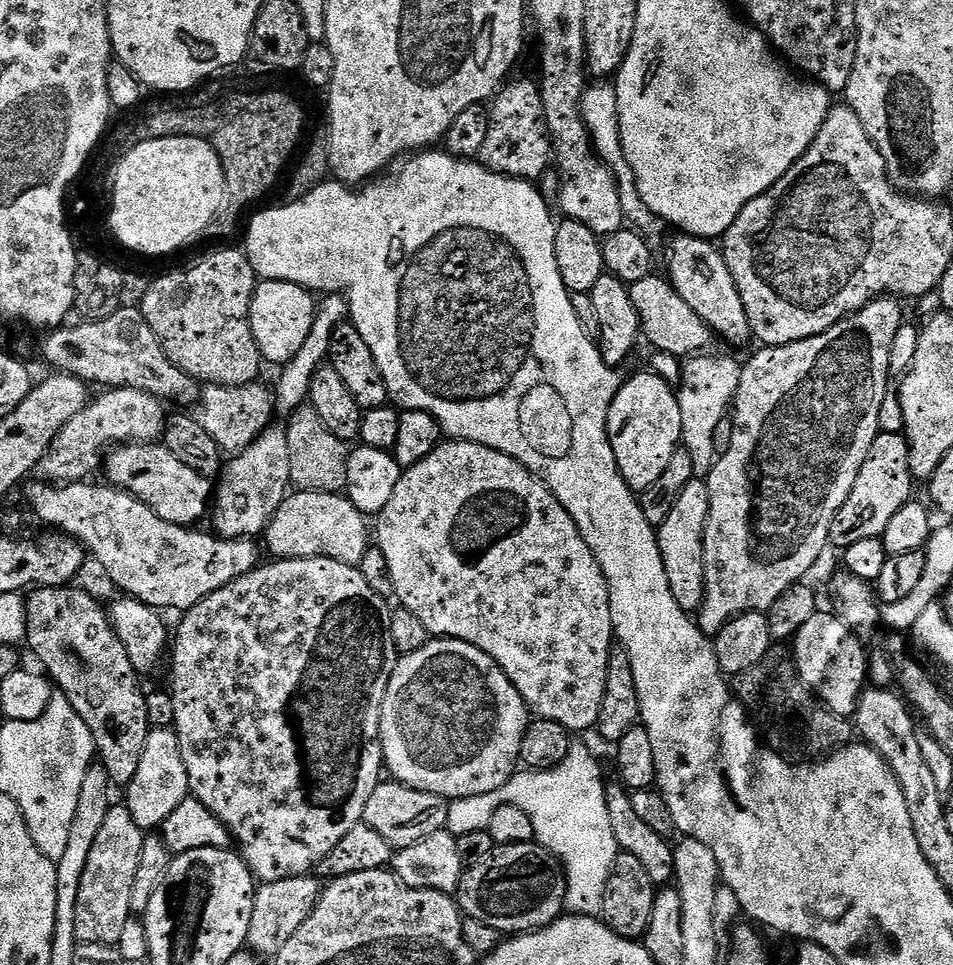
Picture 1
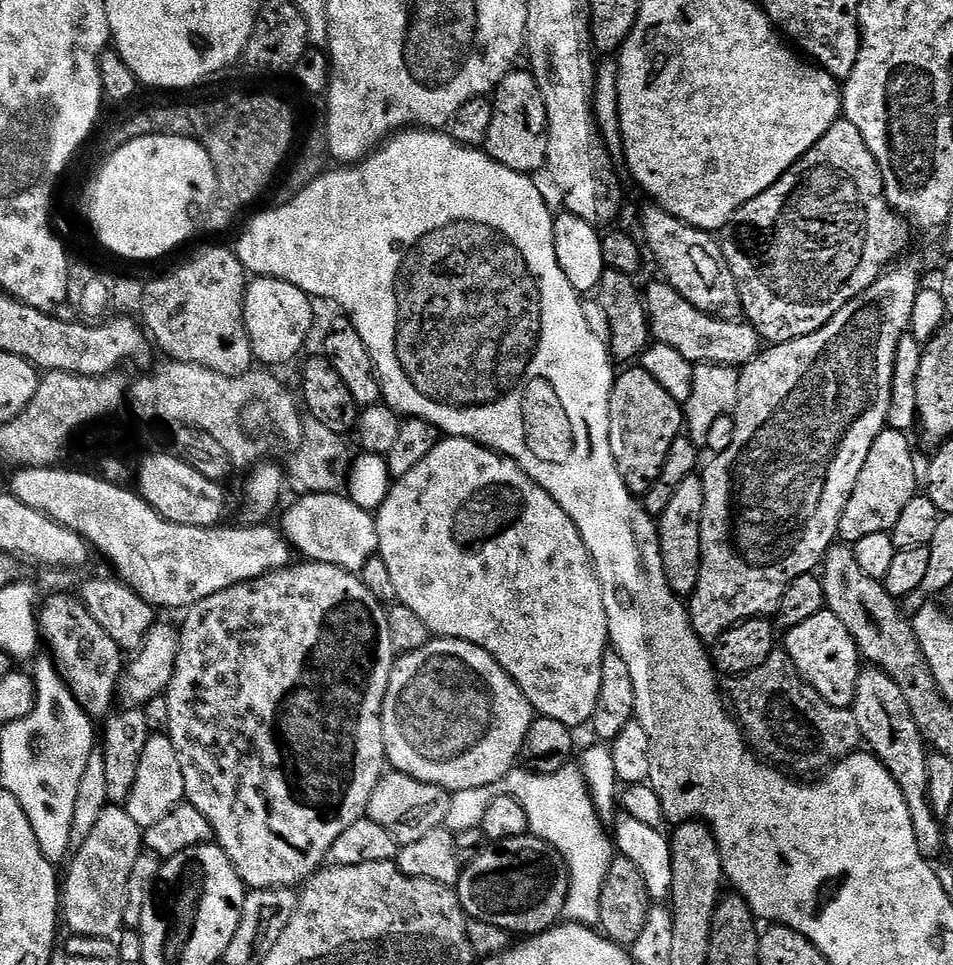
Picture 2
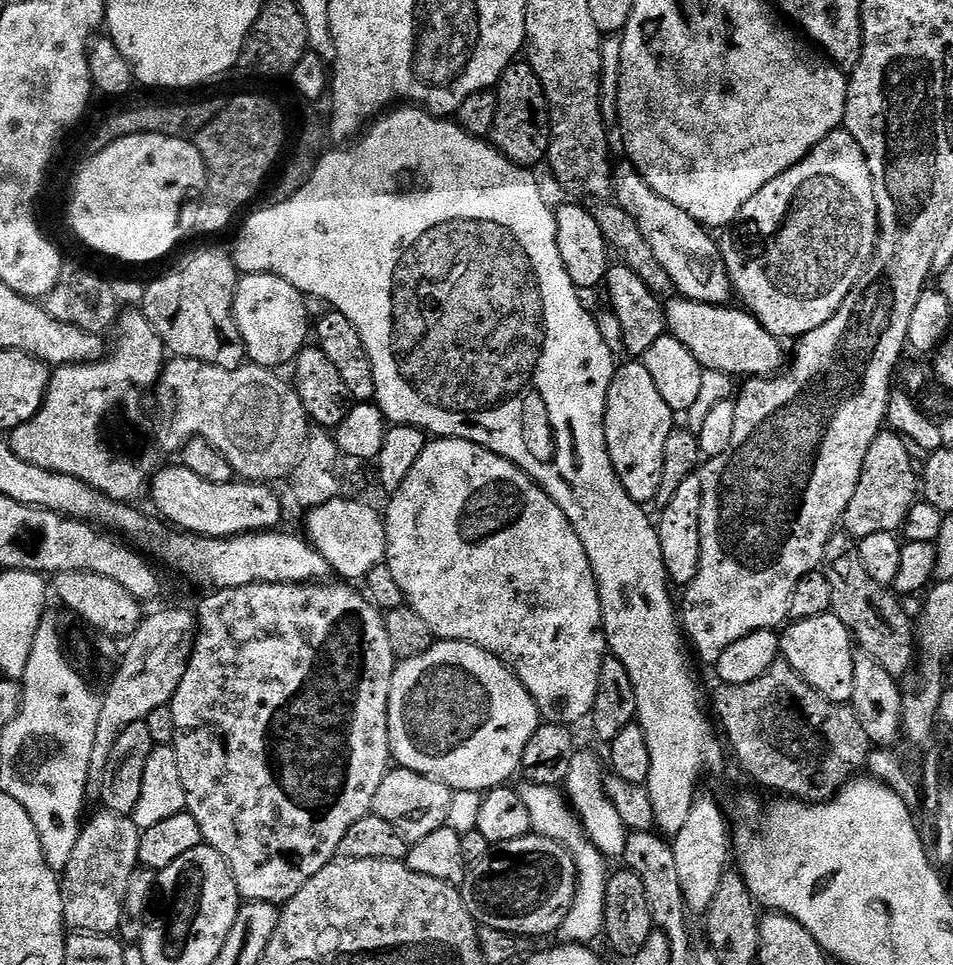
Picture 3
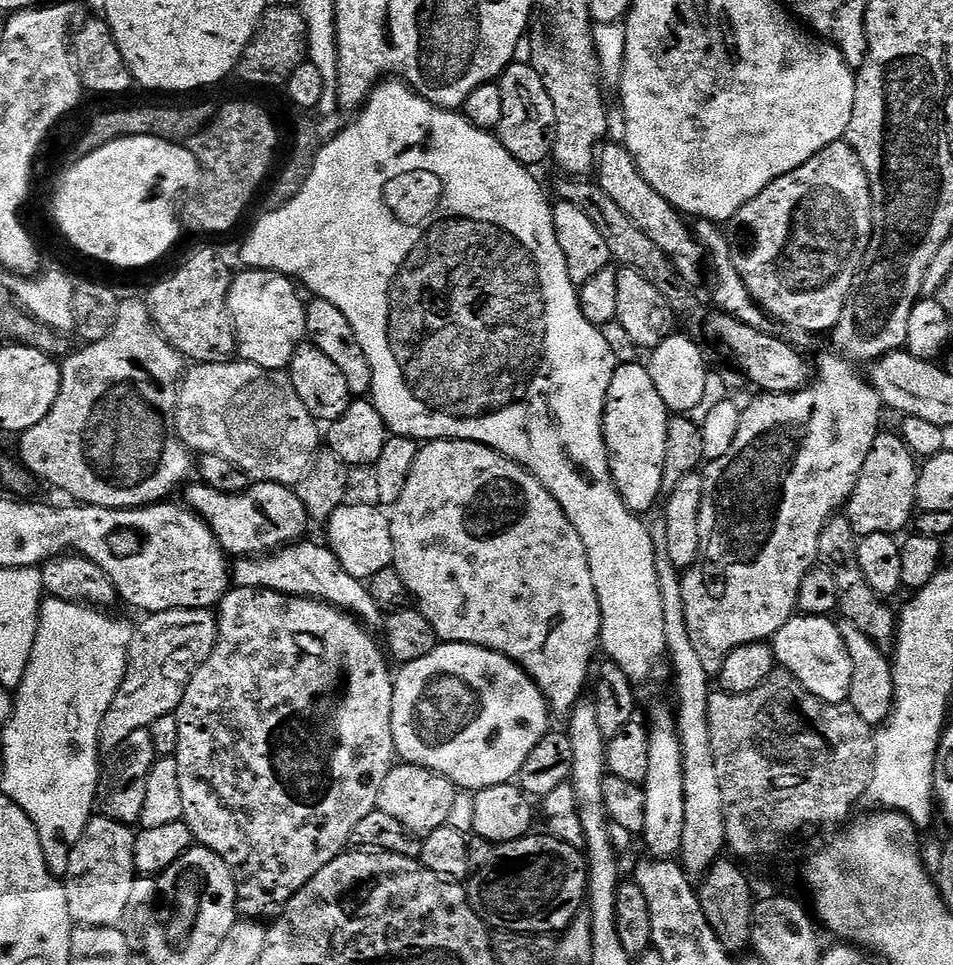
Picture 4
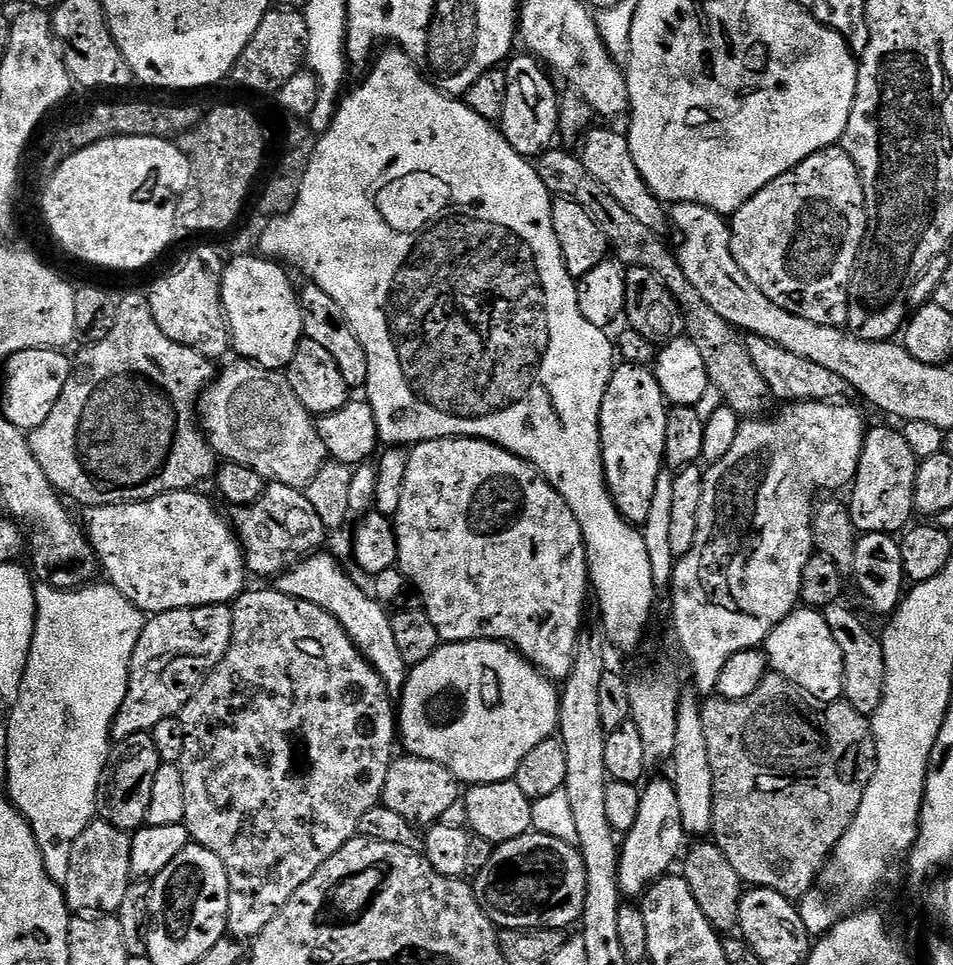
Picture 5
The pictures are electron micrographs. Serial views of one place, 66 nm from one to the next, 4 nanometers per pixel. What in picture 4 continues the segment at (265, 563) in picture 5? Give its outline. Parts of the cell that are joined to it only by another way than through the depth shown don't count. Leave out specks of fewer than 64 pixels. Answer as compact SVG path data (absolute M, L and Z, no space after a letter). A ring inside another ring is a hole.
M261 480L245 491L226 493L201 482L191 484L183 489L183 503L210 526L229 557L262 556L305 539L304 531L310 525L310 517L289 485Z

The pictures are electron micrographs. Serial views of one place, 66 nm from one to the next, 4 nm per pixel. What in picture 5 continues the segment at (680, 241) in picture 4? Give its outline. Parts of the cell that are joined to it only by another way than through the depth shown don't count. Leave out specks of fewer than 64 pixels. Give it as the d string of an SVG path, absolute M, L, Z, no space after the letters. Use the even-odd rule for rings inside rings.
M589 127L582 137L578 148L578 157L591 177L607 190L622 205L626 214L632 215L642 226L650 226L650 230L661 234L670 228L670 216L665 205L646 186L642 174L638 174L638 166L634 166L634 154L630 154L630 142L623 131L615 132L612 128Z

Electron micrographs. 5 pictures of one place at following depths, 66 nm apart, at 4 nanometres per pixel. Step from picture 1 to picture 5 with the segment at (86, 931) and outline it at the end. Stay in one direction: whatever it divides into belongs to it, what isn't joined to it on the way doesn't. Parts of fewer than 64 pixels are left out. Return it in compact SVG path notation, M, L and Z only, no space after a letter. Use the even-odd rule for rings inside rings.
M96 818L78 834L78 842L74 842L74 850L70 850L70 874L66 874L63 890L68 899L68 907L76 914L116 914L122 906L122 898L126 898L128 885L133 883L132 867L130 866L130 846L132 837L120 828L115 828L105 820Z

